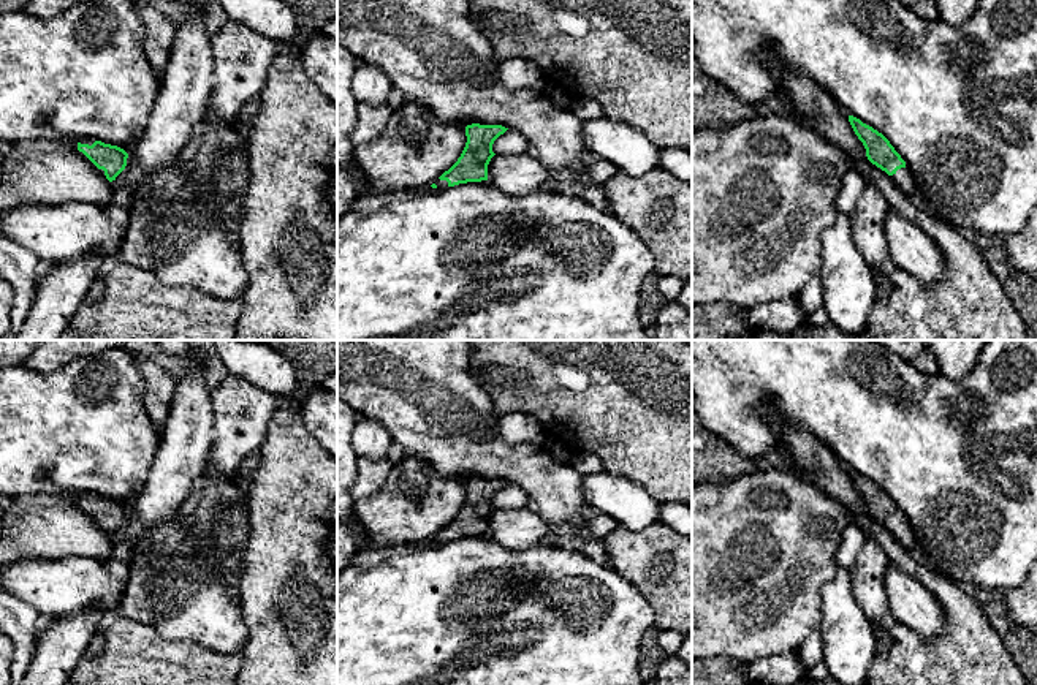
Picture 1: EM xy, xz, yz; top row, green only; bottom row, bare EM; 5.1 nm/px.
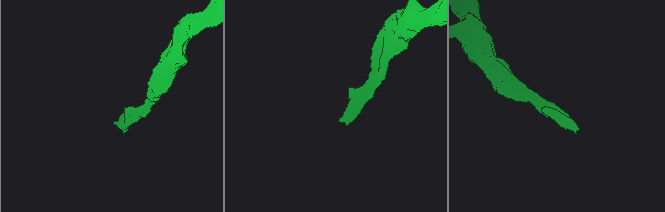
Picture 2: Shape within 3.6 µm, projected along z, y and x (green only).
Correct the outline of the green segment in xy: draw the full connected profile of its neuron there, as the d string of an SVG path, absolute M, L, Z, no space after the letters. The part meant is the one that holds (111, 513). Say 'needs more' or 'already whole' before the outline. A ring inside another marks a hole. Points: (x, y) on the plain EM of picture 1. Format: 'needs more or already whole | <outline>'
needs more | M82 494L78 497L78 505L82 506L109 536L125 524L128 508L111 498L97 494Z

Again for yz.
needs more | M849 470L849 476L858 494L863 497L868 514L885 525L904 549L917 555L918 541L915 532L890 495L853 470Z

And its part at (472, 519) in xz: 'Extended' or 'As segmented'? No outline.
Extended

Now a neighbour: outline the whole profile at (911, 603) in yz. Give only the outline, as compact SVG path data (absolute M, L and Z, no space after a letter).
M890 565L885 585L893 620L904 623L923 639L936 639L945 631L940 603L918 579Z

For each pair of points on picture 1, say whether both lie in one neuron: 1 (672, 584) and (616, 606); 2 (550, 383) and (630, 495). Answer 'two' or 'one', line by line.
1: two
2: two

